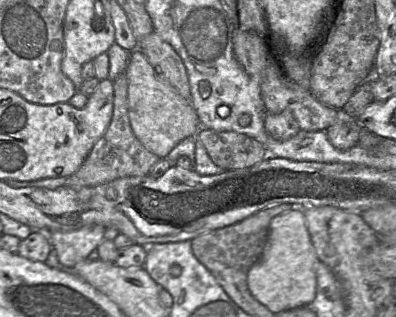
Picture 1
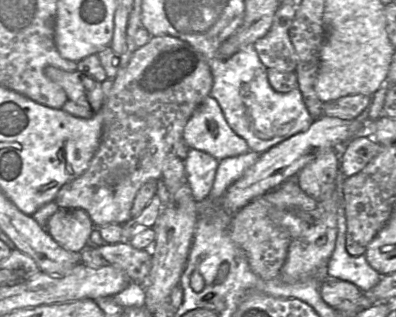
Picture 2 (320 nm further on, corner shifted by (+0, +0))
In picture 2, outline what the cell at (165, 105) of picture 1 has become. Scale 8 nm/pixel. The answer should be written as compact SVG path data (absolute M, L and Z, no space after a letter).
M205 97L185 125L182 139L189 148L204 151L217 160L247 153L247 142L228 125L217 101Z

